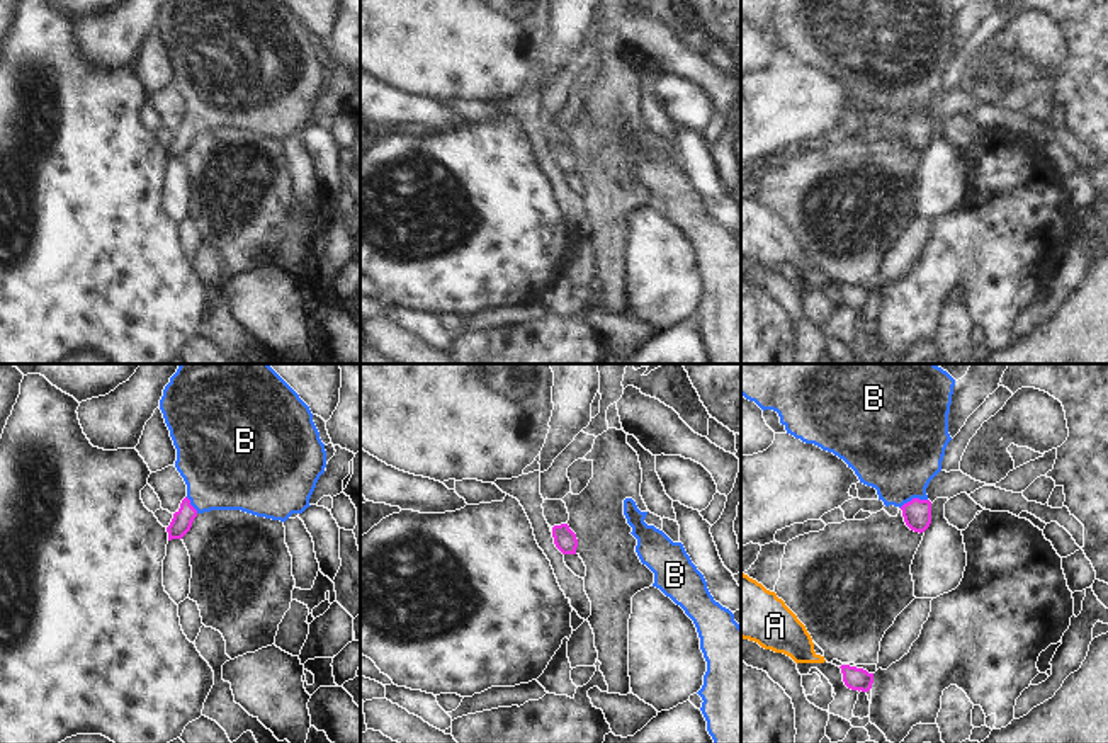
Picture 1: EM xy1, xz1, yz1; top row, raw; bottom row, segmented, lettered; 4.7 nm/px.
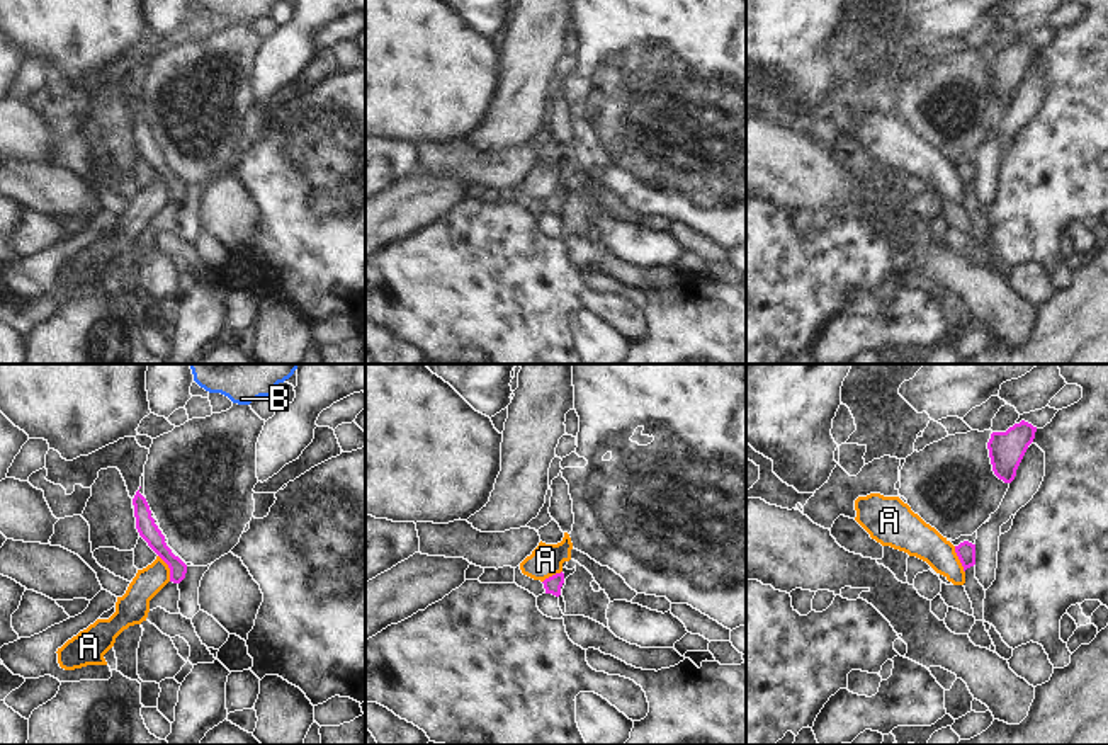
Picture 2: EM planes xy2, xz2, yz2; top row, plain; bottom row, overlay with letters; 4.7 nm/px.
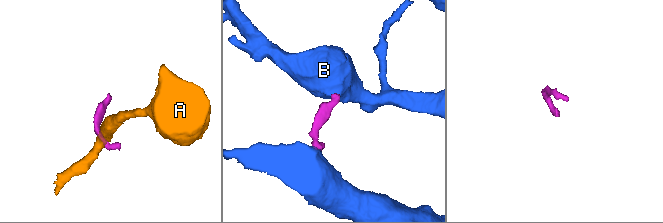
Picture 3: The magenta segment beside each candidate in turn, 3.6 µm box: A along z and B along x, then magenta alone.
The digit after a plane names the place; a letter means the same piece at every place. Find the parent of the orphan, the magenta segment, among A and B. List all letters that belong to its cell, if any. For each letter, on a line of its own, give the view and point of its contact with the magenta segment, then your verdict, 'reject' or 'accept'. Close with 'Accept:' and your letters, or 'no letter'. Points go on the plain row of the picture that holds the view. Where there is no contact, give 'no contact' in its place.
A: xy2 (169, 186) | reject
B: yz1 (913, 118) | accept
Accept: B

